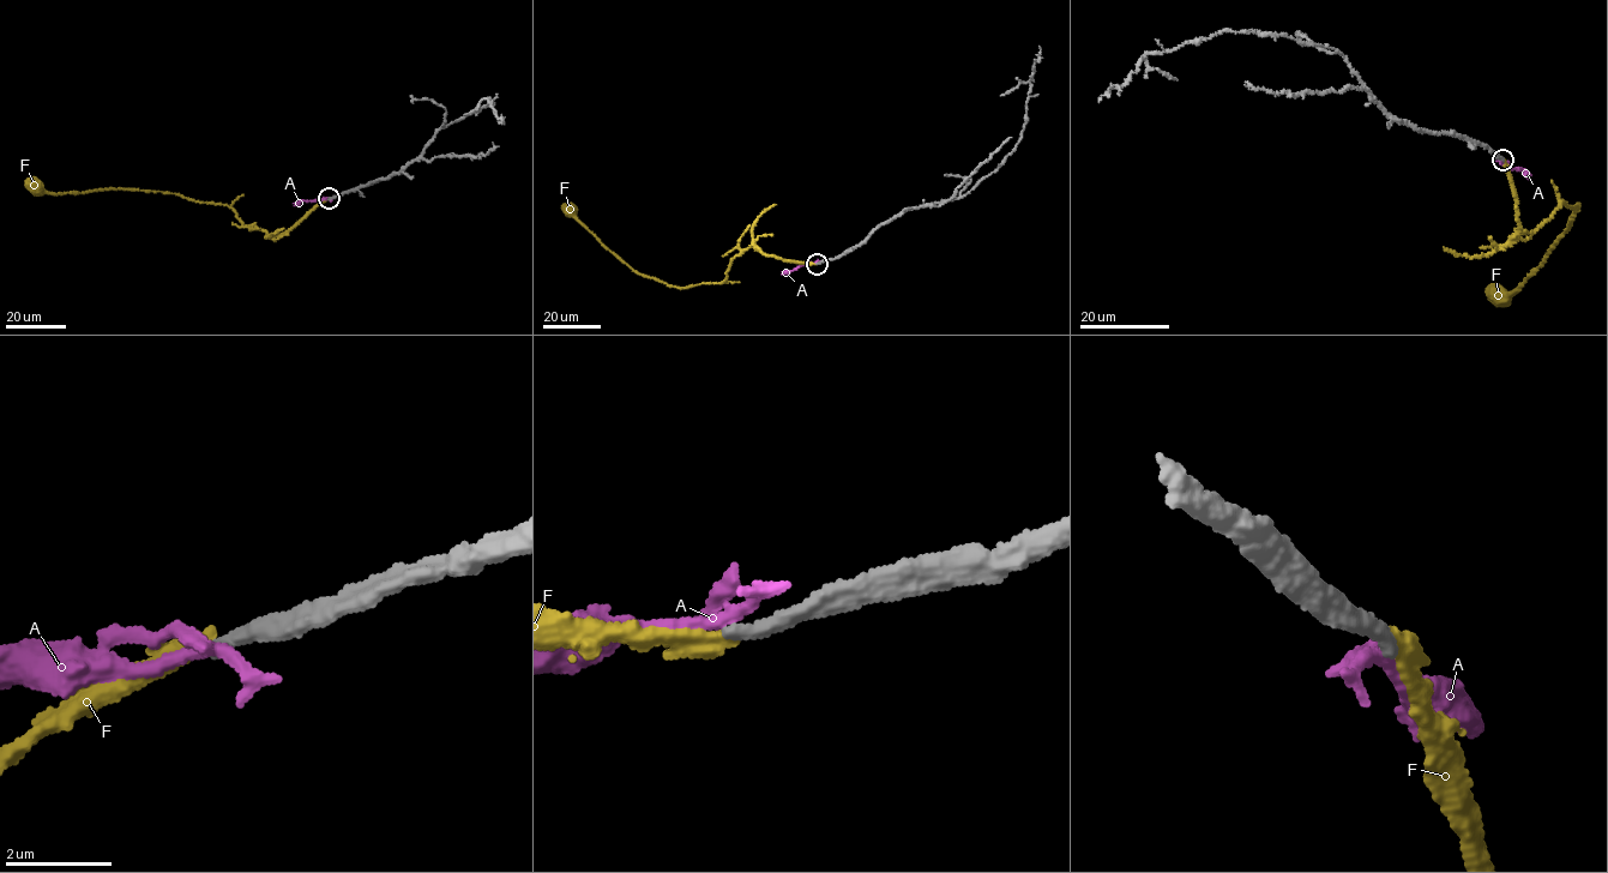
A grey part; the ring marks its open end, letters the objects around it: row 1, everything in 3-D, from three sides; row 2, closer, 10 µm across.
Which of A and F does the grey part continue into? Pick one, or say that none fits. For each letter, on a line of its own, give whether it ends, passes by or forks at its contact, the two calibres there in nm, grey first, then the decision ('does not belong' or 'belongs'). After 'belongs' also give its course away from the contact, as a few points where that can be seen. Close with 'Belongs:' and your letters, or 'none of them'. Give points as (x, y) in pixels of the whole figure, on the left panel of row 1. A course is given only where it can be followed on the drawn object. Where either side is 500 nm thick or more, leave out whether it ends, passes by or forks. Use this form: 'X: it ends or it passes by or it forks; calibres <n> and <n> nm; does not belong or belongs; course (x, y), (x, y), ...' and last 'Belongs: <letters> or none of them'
A: it forks; calibres 320 and 190 nm; does not belong
F: it ends; calibres 280 and 400 nm; does not belong
Belongs: none of them

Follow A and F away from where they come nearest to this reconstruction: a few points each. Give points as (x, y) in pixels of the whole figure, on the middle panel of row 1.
A: (818, 263), (782, 275)
F: (817, 264), (768, 256), (753, 245), (734, 256), (723, 282), (681, 288), (668, 286), (637, 274), (568, 209)

